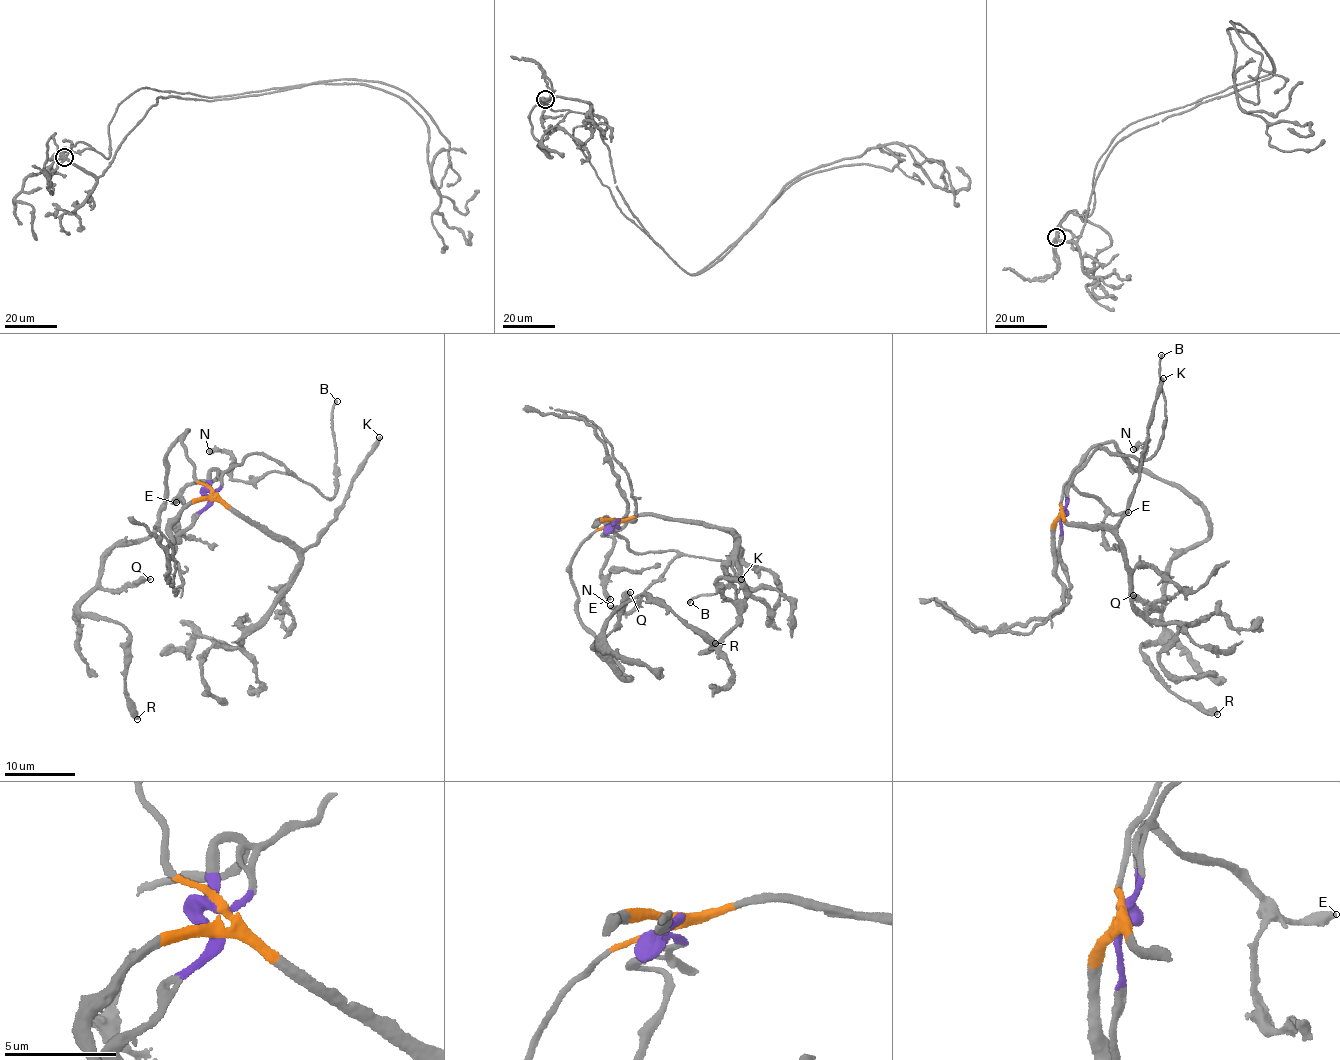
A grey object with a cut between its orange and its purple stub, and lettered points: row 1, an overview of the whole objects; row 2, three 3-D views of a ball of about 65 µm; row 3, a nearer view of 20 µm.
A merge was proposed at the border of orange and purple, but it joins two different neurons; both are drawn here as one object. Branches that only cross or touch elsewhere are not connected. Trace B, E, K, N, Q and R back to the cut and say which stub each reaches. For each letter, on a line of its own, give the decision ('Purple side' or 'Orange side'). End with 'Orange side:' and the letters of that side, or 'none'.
B: Purple side
E: Purple side
K: Orange side
N: Purple side
Q: Orange side
R: Orange side
Orange side: K, Q, R

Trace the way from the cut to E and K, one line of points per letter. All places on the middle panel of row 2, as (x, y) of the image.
E: (614, 522), (612, 525), (618, 528), (613, 531), (607, 563), (601, 573), (610, 600)
K: (614, 522), (648, 515), (731, 531), (741, 549), (736, 567), (740, 579)

